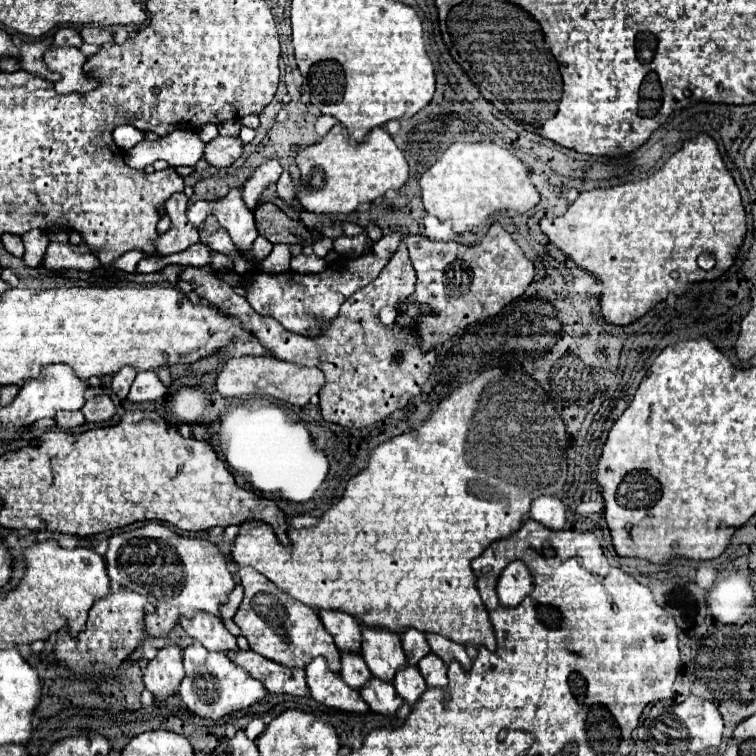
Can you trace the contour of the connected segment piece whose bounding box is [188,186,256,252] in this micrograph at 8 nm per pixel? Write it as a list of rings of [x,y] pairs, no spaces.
[[[242,186],[232,188],[224,198],[218,202],[194,202],[188,208],[188,220],[194,226],[202,226],[208,214],[216,214],[220,226],[228,230],[232,242],[238,250],[246,252],[256,240],[256,226],[254,226],[254,213],[246,208],[242,202]]]

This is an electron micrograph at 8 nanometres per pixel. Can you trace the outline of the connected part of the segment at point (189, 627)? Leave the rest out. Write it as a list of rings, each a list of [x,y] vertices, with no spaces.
[[[196,612],[196,616],[180,616],[180,624],[190,638],[196,638],[210,650],[236,650],[236,638],[228,632],[224,622],[218,616],[208,616],[208,612]]]

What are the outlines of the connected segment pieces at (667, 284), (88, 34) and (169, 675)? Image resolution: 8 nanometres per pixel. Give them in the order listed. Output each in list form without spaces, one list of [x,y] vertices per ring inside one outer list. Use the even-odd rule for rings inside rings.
[[[700,132],[696,138],[686,140],[654,176],[638,182],[580,192],[576,202],[570,204],[562,216],[542,218],[540,230],[576,264],[598,276],[604,284],[600,296],[602,316],[610,324],[624,326],[644,316],[660,300],[666,300],[670,292],[682,294],[692,282],[712,280],[724,274],[732,266],[746,234],[746,214],[740,202],[740,190],[722,162],[718,144],[706,132]],[[702,252],[710,252],[716,258],[716,266],[710,272],[698,268],[696,264],[696,258]]]
[[[84,26],[80,30],[80,36],[82,36],[84,42],[96,44],[96,46],[108,46],[112,42],[112,32],[98,28],[98,26]]]
[[[166,644],[164,648],[160,648],[156,658],[148,662],[144,672],[144,684],[158,700],[174,694],[182,678],[182,650],[174,644]]]

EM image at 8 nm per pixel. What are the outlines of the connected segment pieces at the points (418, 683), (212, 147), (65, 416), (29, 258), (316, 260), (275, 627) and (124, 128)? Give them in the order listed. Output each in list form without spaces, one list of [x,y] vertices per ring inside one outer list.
[[[408,664],[406,668],[400,668],[400,672],[396,672],[392,684],[394,684],[396,692],[410,704],[414,704],[420,698],[420,694],[426,690],[426,682],[424,682],[422,674],[412,664]]]
[[[218,136],[212,142],[206,144],[204,148],[204,160],[210,166],[222,168],[222,166],[230,166],[242,152],[242,140],[240,138],[224,138]]]
[[[76,410],[76,412],[58,412],[58,414],[54,416],[54,420],[56,420],[56,426],[62,428],[62,430],[76,428],[76,426],[82,426],[82,424],[86,422],[80,410]]]
[[[30,230],[28,234],[22,236],[25,252],[23,255],[24,263],[31,268],[36,268],[42,262],[42,256],[50,244],[48,236],[44,230]]]
[[[302,253],[291,258],[290,269],[300,274],[320,274],[326,270],[326,262],[314,254],[304,255]]]
[[[242,566],[238,574],[244,586],[244,600],[234,616],[234,622],[254,652],[274,662],[298,668],[304,668],[316,656],[324,656],[328,660],[328,668],[332,672],[340,672],[340,650],[336,648],[332,636],[324,630],[314,608],[290,598],[254,568]]]
[[[130,124],[116,126],[114,132],[112,132],[112,136],[114,136],[116,146],[122,148],[122,150],[130,150],[130,148],[134,148],[138,142],[144,140],[144,132],[140,132],[138,128],[132,128]]]

